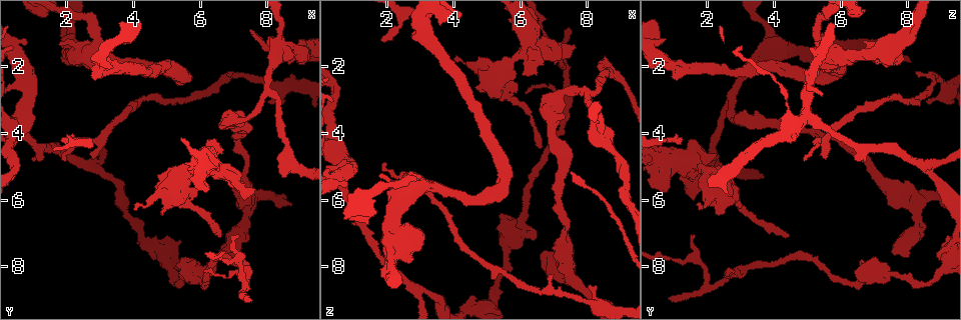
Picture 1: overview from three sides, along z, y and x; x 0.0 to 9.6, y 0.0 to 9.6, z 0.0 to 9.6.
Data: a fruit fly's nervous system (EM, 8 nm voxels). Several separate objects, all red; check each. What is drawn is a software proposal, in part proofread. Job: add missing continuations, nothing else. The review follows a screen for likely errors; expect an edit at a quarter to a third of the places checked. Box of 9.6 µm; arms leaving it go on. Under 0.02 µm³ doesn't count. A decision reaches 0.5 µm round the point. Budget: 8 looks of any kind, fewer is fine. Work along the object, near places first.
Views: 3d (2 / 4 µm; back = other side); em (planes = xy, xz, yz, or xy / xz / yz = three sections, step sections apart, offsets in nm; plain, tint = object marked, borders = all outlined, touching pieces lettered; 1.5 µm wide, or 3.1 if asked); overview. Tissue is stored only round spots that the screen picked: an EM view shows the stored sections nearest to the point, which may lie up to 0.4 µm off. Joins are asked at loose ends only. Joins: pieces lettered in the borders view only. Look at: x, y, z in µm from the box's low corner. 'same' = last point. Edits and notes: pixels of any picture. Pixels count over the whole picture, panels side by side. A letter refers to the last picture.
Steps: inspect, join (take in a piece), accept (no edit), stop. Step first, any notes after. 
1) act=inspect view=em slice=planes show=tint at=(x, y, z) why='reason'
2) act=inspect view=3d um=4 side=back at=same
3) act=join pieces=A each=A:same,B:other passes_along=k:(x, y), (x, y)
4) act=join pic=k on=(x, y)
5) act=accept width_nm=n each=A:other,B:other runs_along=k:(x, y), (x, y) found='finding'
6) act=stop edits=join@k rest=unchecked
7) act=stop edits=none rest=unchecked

act=inspect view=3d um=2 side=back at=(7.50, 9.00, 0.90) why='an open end'

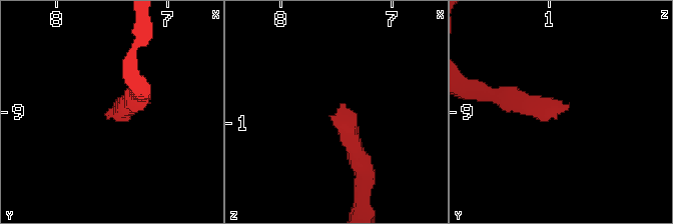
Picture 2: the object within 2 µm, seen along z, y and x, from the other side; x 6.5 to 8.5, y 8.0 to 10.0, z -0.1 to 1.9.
act=inspect view=em slice=planes show=borders at=(7.54, 9.04, 0.92) why='shape alone is not enough'

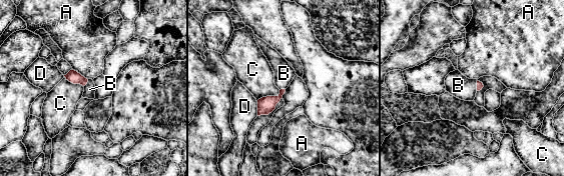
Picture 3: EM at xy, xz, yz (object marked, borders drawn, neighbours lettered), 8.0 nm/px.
act=join pieces=B each=A:other,B:same,C:other,D:other passes_along=3:(72, 76), (86, 83), (89, 89) found='it goes on there'

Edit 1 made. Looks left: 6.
act=inspect view=3d um=4 at=(6.25, 4.20, 1.60) why='an open end'

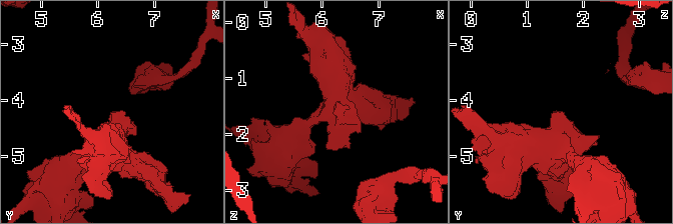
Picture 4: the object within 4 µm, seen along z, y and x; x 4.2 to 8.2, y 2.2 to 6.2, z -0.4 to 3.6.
act=inspect view=em slice=planes show=tint at=(6.25, 4.15, 1.70) why='now the EM'

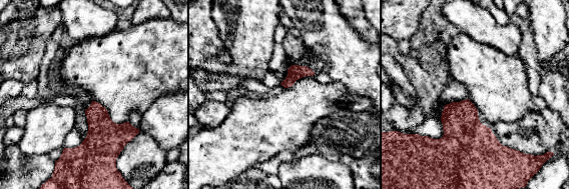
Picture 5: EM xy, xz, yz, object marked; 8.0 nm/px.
act=inspect view=em slice=planes show=borders at=same why='what lies round it'

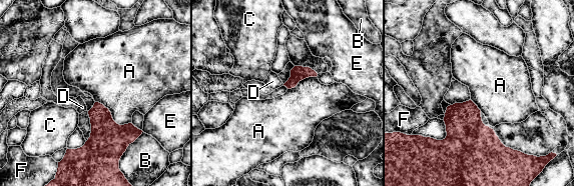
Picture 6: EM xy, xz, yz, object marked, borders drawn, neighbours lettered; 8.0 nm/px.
act=accept each=A:other,B:other,C:other,D:other,E:other,F:other border=6:(95, 101), (117, 123), (131, 123) found='none of them fits'

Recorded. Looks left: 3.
act=inspect view=em slice=planes show=borders at=(7.65, 5.70, 1.45) why='stops while still wide'

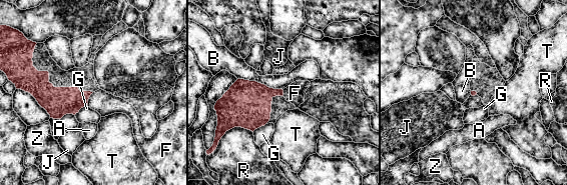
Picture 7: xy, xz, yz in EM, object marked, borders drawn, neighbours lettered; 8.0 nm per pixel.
act=accept each=A:other,B:other,F:other,G:other,J:other,R:other,T:other,Z:other found='none of them fits'

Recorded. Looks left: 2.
act=stop edits=join@3 rest=unchecked

